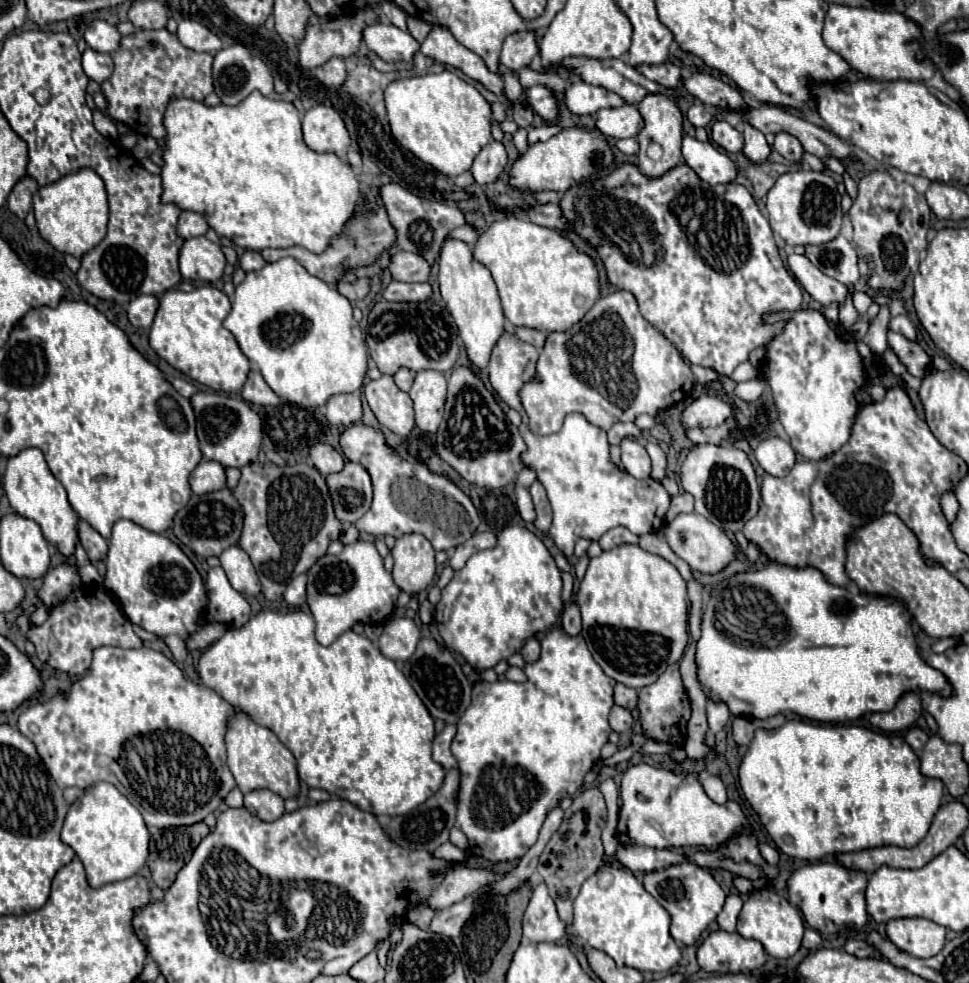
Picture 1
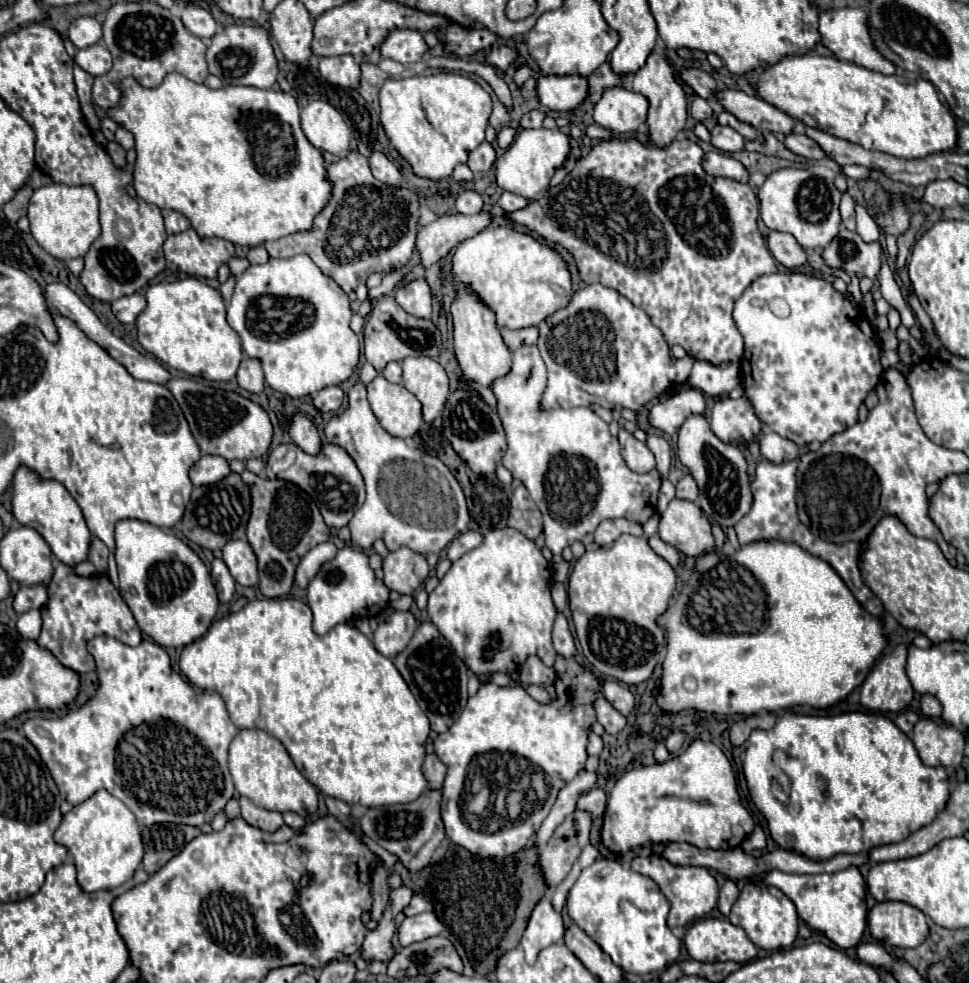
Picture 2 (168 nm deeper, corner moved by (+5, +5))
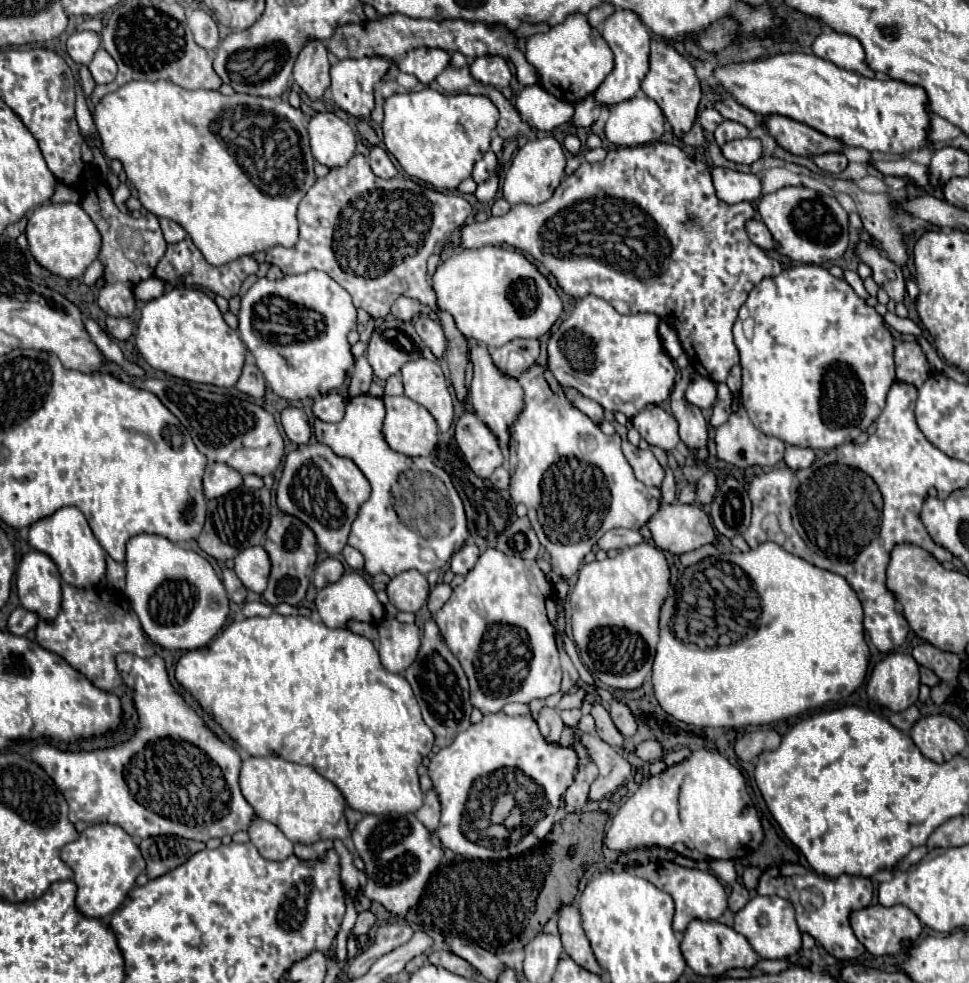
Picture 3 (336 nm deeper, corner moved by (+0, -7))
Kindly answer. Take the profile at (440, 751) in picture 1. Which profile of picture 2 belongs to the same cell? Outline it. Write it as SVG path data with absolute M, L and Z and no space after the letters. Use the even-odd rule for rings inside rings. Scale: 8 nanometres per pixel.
M430 753L426 755L426 761L424 761L424 775L430 783L430 787L442 787L442 781L446 777L446 765L438 759L436 753Z

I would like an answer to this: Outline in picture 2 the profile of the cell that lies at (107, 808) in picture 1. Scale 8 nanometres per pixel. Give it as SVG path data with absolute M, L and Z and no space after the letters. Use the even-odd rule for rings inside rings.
M100 789L80 805L74 805L54 833L54 841L64 845L78 869L78 883L84 891L116 889L132 879L142 861L142 837L134 813L106 789Z

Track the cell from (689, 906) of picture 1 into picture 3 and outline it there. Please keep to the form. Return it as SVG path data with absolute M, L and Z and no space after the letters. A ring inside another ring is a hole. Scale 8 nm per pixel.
M655 861L655 863L647 863L635 869L635 873L647 881L651 881L655 887L663 889L665 893L669 893L675 901L675 917L673 917L673 929L675 931L685 931L685 927L693 921L693 919L717 919L721 917L721 913L727 909L727 895L723 885L719 883L719 879L713 873L707 871L699 871L699 869L687 869L681 867L673 861Z

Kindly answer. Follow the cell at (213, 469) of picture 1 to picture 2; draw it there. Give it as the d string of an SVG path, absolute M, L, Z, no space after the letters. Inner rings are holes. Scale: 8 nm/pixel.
M202 455L190 469L190 481L194 483L194 487L218 483L226 475L230 475L228 461L218 455Z

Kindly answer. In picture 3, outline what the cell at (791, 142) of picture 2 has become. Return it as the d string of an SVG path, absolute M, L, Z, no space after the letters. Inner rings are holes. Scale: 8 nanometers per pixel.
M825 153L825 155L817 155L815 163L819 169L827 171L827 173L841 173L847 167L847 157L843 153Z

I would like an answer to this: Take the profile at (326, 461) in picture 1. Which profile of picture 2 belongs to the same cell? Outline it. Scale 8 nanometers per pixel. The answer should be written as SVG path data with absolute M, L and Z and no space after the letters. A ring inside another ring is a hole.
M294 415L290 425L290 437L292 441L308 455L318 455L322 451L322 439L318 429L312 425L310 419L304 415Z

